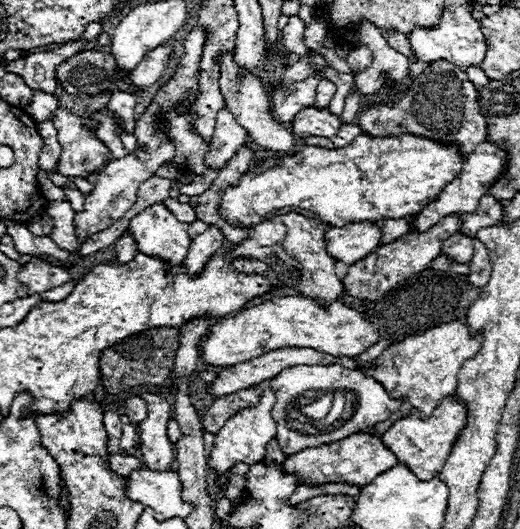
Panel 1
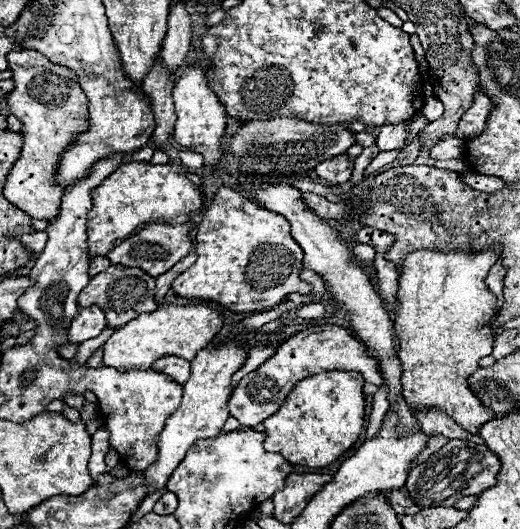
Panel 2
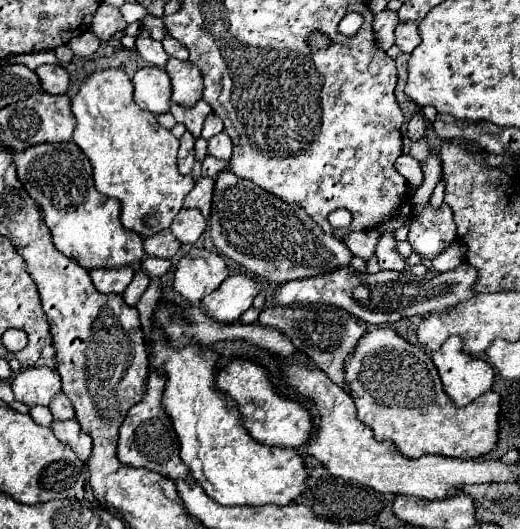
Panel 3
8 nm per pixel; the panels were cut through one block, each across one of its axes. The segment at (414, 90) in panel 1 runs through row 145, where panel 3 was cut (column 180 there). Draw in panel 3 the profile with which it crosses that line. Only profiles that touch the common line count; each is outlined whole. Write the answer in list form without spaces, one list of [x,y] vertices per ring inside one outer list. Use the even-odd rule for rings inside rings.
[[[150,370],[142,402],[128,410],[128,416],[120,426],[118,460],[126,466],[148,468],[170,480],[178,480],[178,478],[186,478],[190,470],[180,458],[180,444],[178,444],[174,426],[172,426],[172,420],[170,416],[166,416],[166,410],[162,408],[164,386],[166,386],[166,374],[162,374],[160,370]]]

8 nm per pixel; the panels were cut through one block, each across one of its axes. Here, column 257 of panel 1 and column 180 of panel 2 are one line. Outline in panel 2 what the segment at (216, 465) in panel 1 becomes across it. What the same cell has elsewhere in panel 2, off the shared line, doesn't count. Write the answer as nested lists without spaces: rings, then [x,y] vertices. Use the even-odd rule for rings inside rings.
[[[242,338],[226,340],[222,344],[212,344],[196,354],[196,358],[192,360],[190,378],[184,384],[182,404],[166,420],[164,430],[156,438],[158,460],[142,472],[148,484],[148,496],[158,492],[160,488],[166,488],[170,474],[184,460],[186,452],[190,450],[190,446],[194,446],[194,442],[214,438],[222,432],[224,422],[230,418],[226,408],[226,402],[230,398],[230,380],[232,380],[232,374],[242,368],[246,358],[248,354],[246,354],[246,348],[242,348]]]

